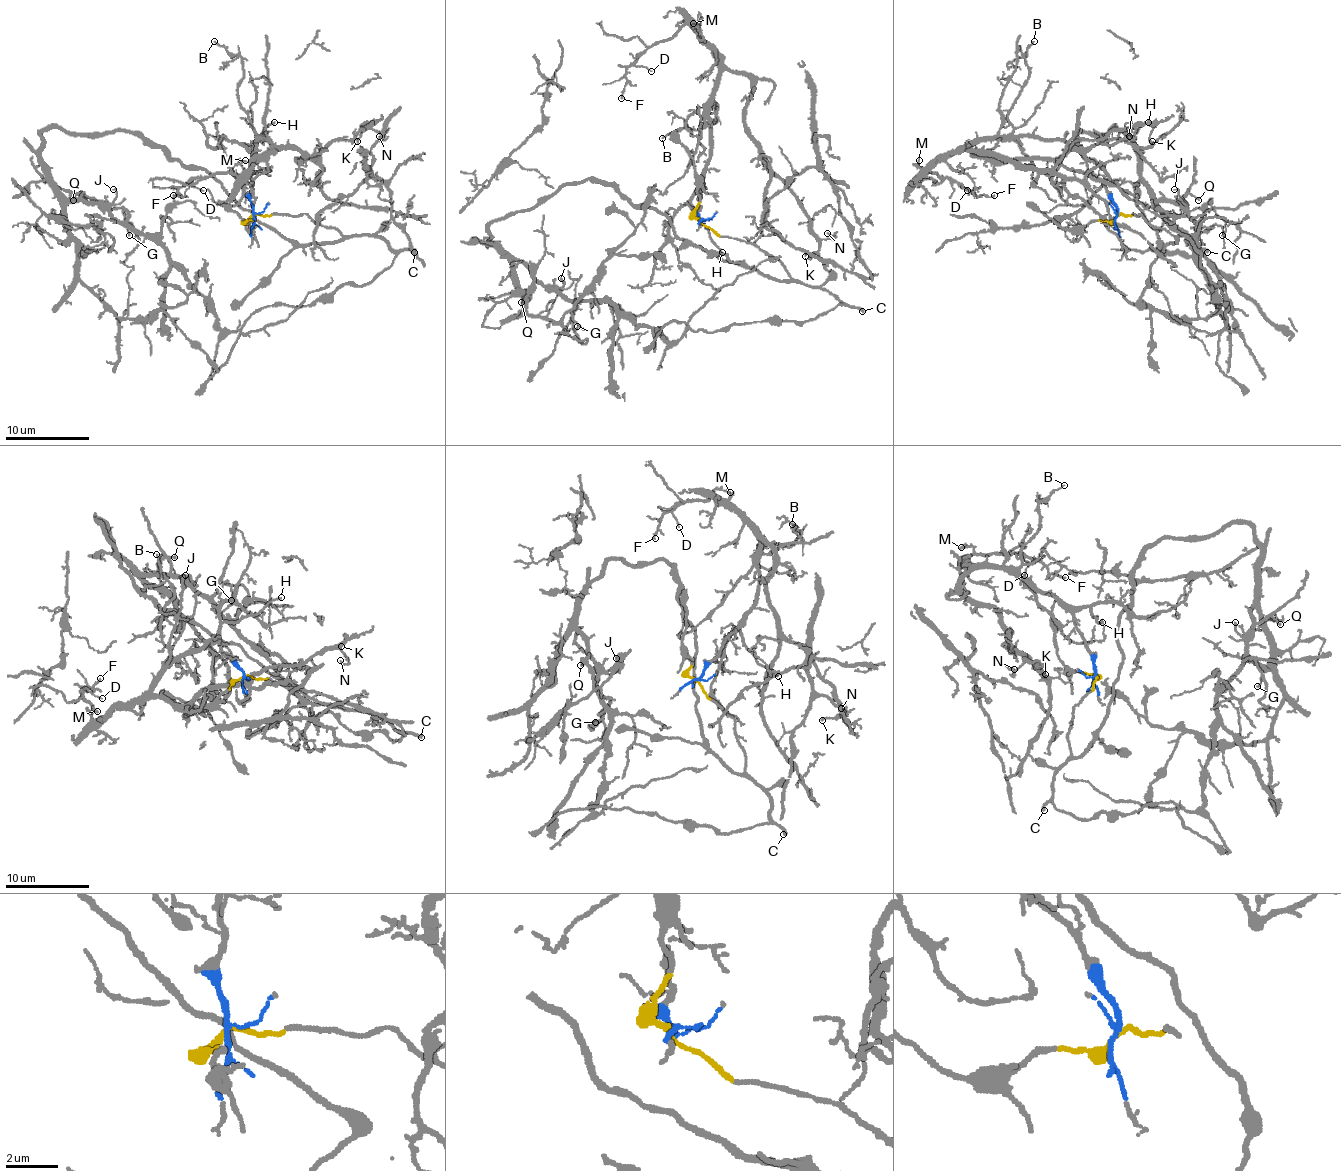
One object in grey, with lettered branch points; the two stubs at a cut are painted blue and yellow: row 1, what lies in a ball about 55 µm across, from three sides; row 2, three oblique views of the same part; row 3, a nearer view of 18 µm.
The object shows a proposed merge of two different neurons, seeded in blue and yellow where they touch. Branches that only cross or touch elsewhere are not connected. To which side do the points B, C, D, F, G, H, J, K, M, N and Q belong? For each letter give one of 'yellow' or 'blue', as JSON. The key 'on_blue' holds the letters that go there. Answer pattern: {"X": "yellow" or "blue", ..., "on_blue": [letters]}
{"B": "blue", "C": "yellow", "D": "blue", "F": "blue", "G": "yellow", "H": "blue", "J": "yellow", "K": "blue", "M": "blue", "N": "blue", "Q": "yellow", "on_blue": ["B", "D", "F", "H", "K", "M", "N"]}

